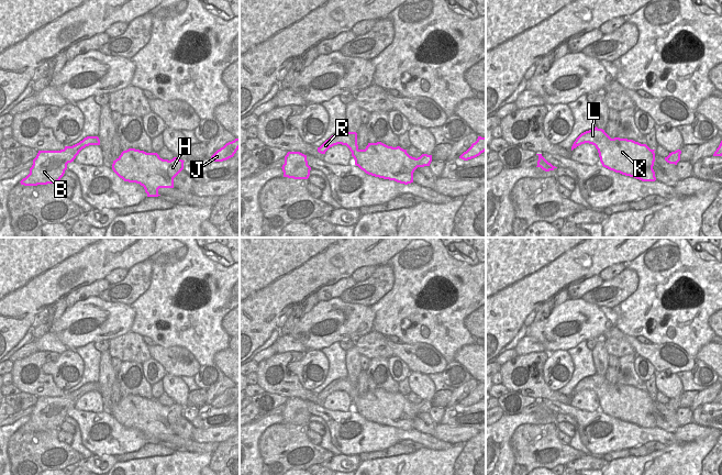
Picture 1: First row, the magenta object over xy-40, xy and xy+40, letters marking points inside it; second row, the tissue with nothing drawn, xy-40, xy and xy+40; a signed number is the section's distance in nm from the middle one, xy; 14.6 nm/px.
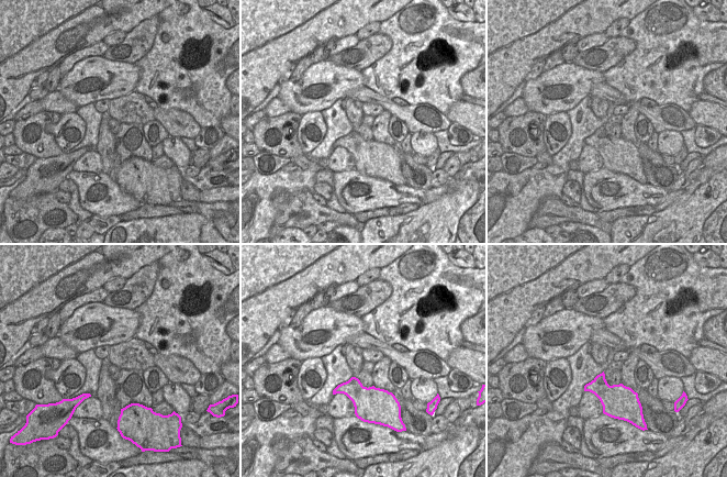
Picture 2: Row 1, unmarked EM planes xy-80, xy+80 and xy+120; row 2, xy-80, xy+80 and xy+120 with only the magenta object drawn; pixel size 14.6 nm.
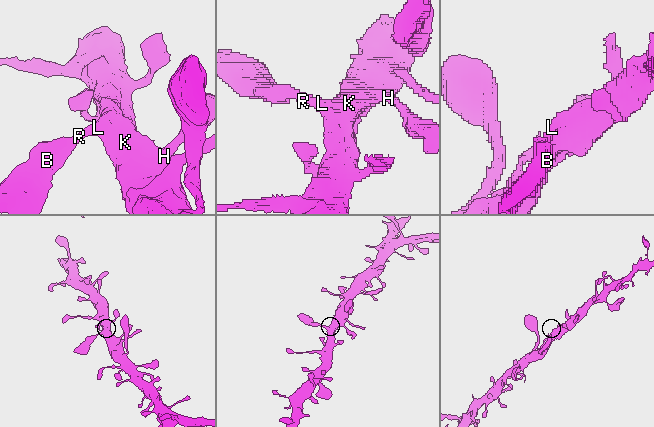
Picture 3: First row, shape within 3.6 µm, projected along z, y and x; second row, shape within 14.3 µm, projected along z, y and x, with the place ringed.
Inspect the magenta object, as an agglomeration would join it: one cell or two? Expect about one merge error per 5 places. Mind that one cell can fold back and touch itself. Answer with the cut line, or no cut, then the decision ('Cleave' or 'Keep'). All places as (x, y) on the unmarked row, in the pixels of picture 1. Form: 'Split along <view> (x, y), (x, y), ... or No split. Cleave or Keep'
No split. Keep

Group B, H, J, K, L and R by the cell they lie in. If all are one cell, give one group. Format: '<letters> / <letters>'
B H J K L R

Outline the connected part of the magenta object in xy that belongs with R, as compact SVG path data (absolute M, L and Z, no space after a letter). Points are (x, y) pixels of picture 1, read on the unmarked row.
M340 378L332 382L318 394L318 398L325 400L330 394L337 390L349 395L355 411L366 420L404 431L413 429L413 419L418 413L430 412L432 408L432 401L422 400L415 405L400 393L392 394L381 388L368 389L365 396L359 396L356 378Z

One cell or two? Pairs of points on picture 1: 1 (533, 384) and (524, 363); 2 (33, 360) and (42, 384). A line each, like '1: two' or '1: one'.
1: one
2: one

